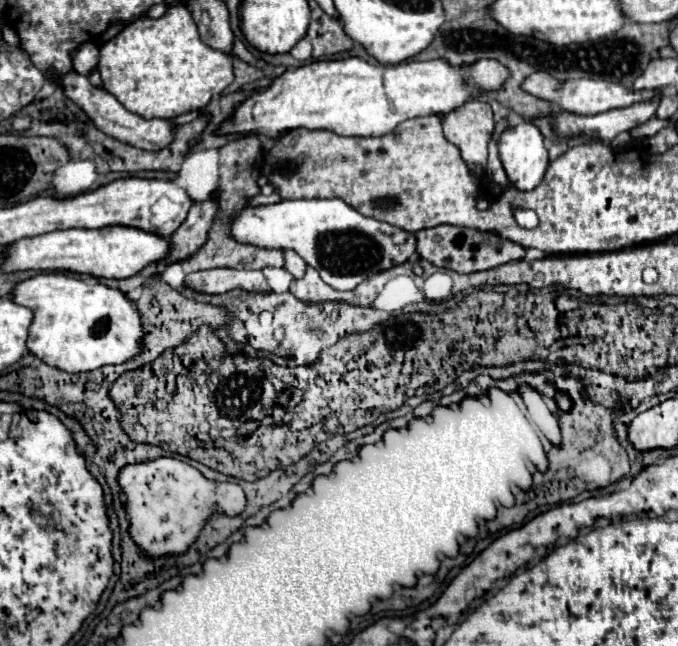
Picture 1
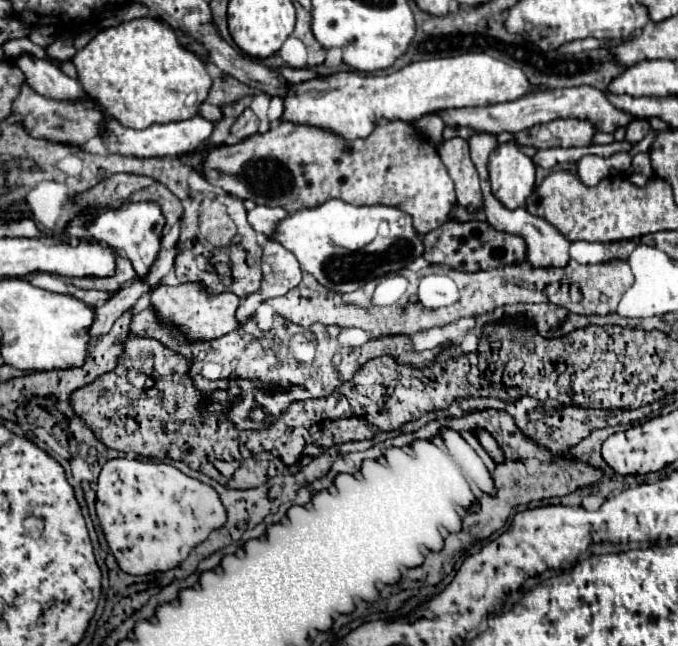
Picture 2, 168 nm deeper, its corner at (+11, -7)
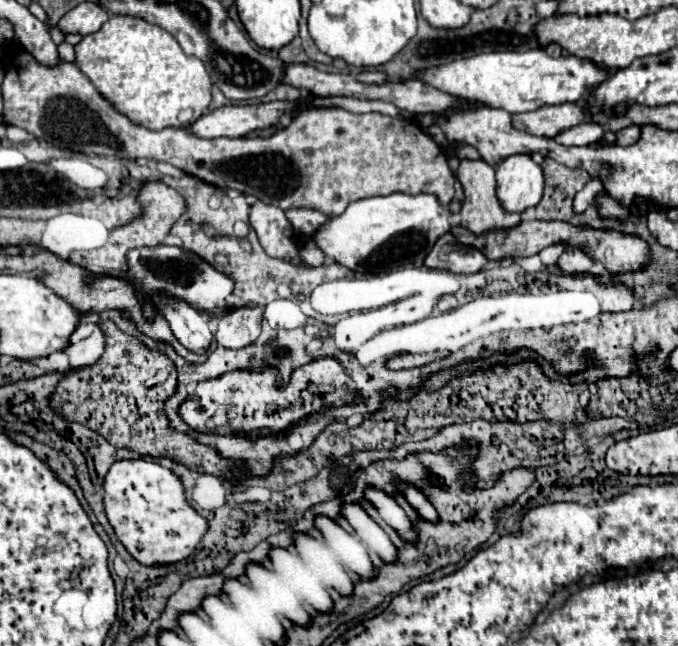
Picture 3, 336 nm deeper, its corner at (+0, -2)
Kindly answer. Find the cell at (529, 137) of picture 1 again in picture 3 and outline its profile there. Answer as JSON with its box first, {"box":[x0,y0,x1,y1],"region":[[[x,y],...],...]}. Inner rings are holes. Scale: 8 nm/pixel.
{"box":[496,154,544,212],"region":[[[512,154],[496,166],[496,196],[508,212],[524,212],[540,202],[544,190],[542,166],[528,154]]]}

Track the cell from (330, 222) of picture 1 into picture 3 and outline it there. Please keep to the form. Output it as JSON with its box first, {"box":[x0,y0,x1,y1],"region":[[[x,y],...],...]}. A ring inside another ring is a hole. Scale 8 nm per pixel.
{"box":[312,194,450,274],"region":[[[388,194],[388,196],[374,196],[350,202],[348,208],[340,216],[330,216],[312,236],[314,244],[324,252],[324,256],[332,258],[340,266],[356,272],[356,274],[382,274],[404,266],[422,266],[424,258],[430,254],[436,240],[448,232],[450,226],[450,210],[448,206],[440,206],[432,194]]]}

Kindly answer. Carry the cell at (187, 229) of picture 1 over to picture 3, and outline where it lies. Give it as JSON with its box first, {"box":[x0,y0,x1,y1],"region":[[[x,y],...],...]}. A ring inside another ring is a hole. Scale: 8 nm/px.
{"box":[64,322,106,368],"region":[[[88,322],[82,324],[74,330],[72,334],[72,342],[68,346],[68,350],[64,350],[70,356],[70,366],[78,368],[78,366],[92,366],[92,362],[96,362],[106,346],[106,336],[100,330],[98,324]]]}

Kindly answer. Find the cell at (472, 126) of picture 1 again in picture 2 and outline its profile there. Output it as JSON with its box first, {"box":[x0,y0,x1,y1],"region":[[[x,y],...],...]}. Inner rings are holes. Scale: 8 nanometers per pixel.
{"box":[437,139,483,213],"region":[[[449,139],[437,147],[437,153],[447,167],[457,193],[457,203],[475,213],[483,209],[483,195],[479,187],[477,169],[469,157],[469,145],[465,139]]]}

